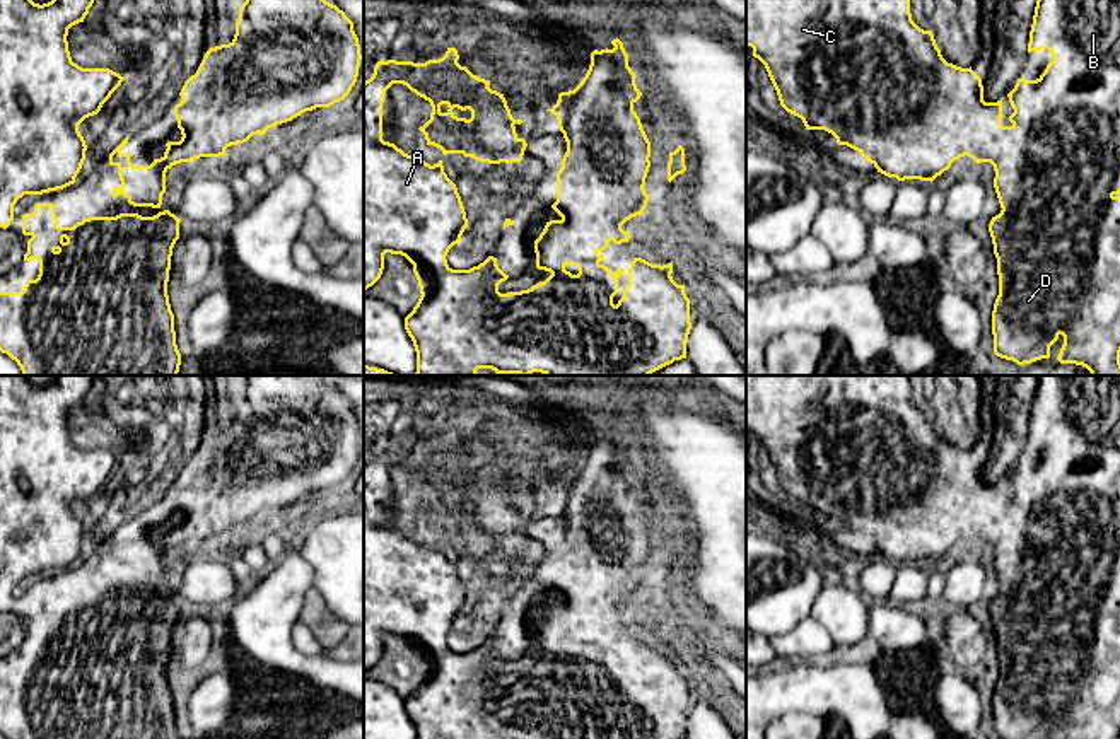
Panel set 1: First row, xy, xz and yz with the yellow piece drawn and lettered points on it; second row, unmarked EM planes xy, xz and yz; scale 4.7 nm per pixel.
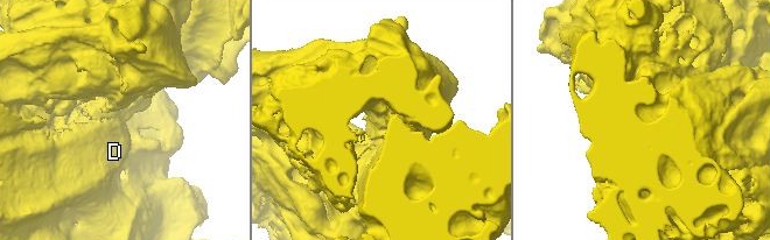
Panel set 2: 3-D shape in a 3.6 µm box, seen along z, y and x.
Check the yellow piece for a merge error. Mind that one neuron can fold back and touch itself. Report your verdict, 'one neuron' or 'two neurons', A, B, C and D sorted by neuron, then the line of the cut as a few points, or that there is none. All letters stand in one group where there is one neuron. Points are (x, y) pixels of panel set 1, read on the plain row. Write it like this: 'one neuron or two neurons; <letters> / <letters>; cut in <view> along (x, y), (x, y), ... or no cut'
one neuron; A B C D; no cut

